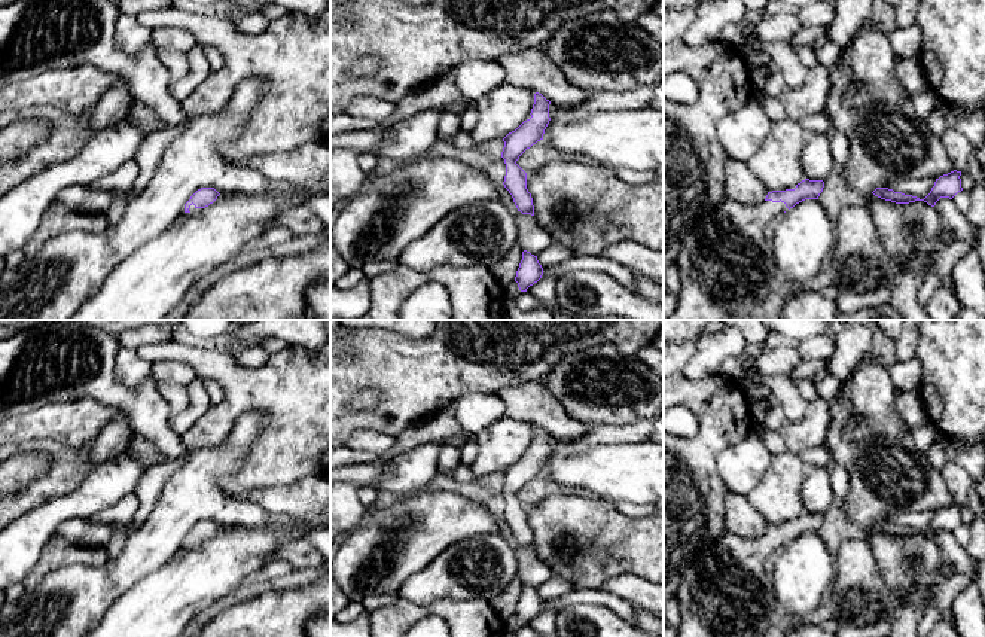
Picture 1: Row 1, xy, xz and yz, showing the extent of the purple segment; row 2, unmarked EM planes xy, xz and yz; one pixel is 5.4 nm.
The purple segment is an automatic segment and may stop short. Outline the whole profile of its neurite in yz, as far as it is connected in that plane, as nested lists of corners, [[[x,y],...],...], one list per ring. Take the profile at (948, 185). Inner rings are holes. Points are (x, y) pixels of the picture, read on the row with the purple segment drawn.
[[[957,170],[940,176],[939,179],[936,179],[934,186],[931,188],[930,193],[924,199],[920,199],[912,195],[905,195],[902,192],[894,192],[893,189],[888,188],[876,188],[872,193],[881,199],[891,201],[896,204],[924,201],[928,205],[934,207],[940,198],[952,199],[958,192],[963,191],[960,176],[961,171]]]

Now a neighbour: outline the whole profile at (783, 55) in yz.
[[[762,42],[762,49],[783,73],[789,88],[802,88],[808,74],[806,67],[799,61],[795,48],[784,42]]]

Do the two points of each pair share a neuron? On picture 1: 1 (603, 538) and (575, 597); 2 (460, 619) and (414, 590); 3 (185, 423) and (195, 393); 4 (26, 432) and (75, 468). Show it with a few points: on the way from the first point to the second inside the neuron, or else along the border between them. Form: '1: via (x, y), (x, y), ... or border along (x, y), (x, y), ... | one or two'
1: border along (575, 588), (598, 590) | two
2: border along (399, 597), (418, 605), (447, 599), (466, 600) | two
3: via (191, 415), (195, 411), (195, 401) | one
4: border along (52, 439), (78, 448), (87, 444) | two

